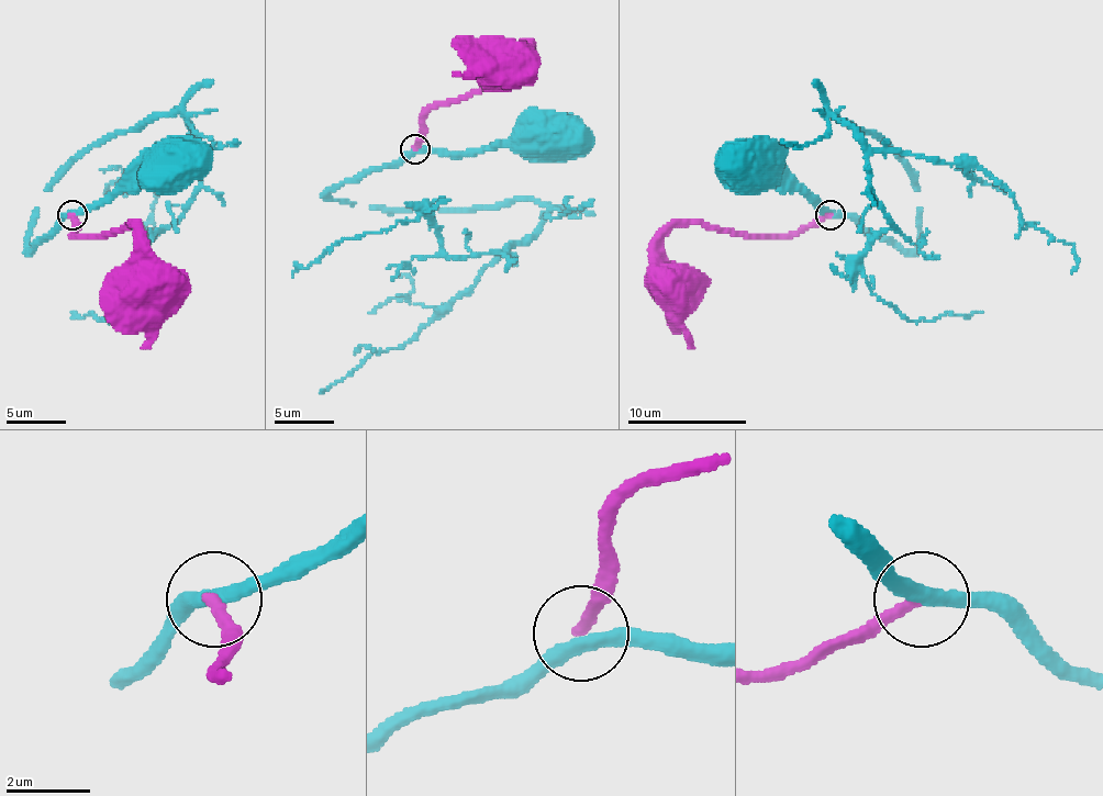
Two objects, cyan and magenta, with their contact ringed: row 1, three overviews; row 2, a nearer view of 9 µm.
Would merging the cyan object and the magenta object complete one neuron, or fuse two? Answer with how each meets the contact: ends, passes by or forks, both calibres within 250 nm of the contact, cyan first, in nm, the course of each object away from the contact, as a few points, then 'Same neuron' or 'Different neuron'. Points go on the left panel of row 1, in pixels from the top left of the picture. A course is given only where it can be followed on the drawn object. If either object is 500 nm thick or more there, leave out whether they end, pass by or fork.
At the ring cyan passes by. At the ring magenta ends. Thickness 320 nm (cyan) against 280 nm. Course of cyan: (73, 214), (109, 202), (145, 181), (173, 181), (173, 172). Course of magenta: (73, 214), (73, 232), (77, 235), (121, 232), (132, 223), (135, 261), (145, 273), (143, 286). Different neuron

